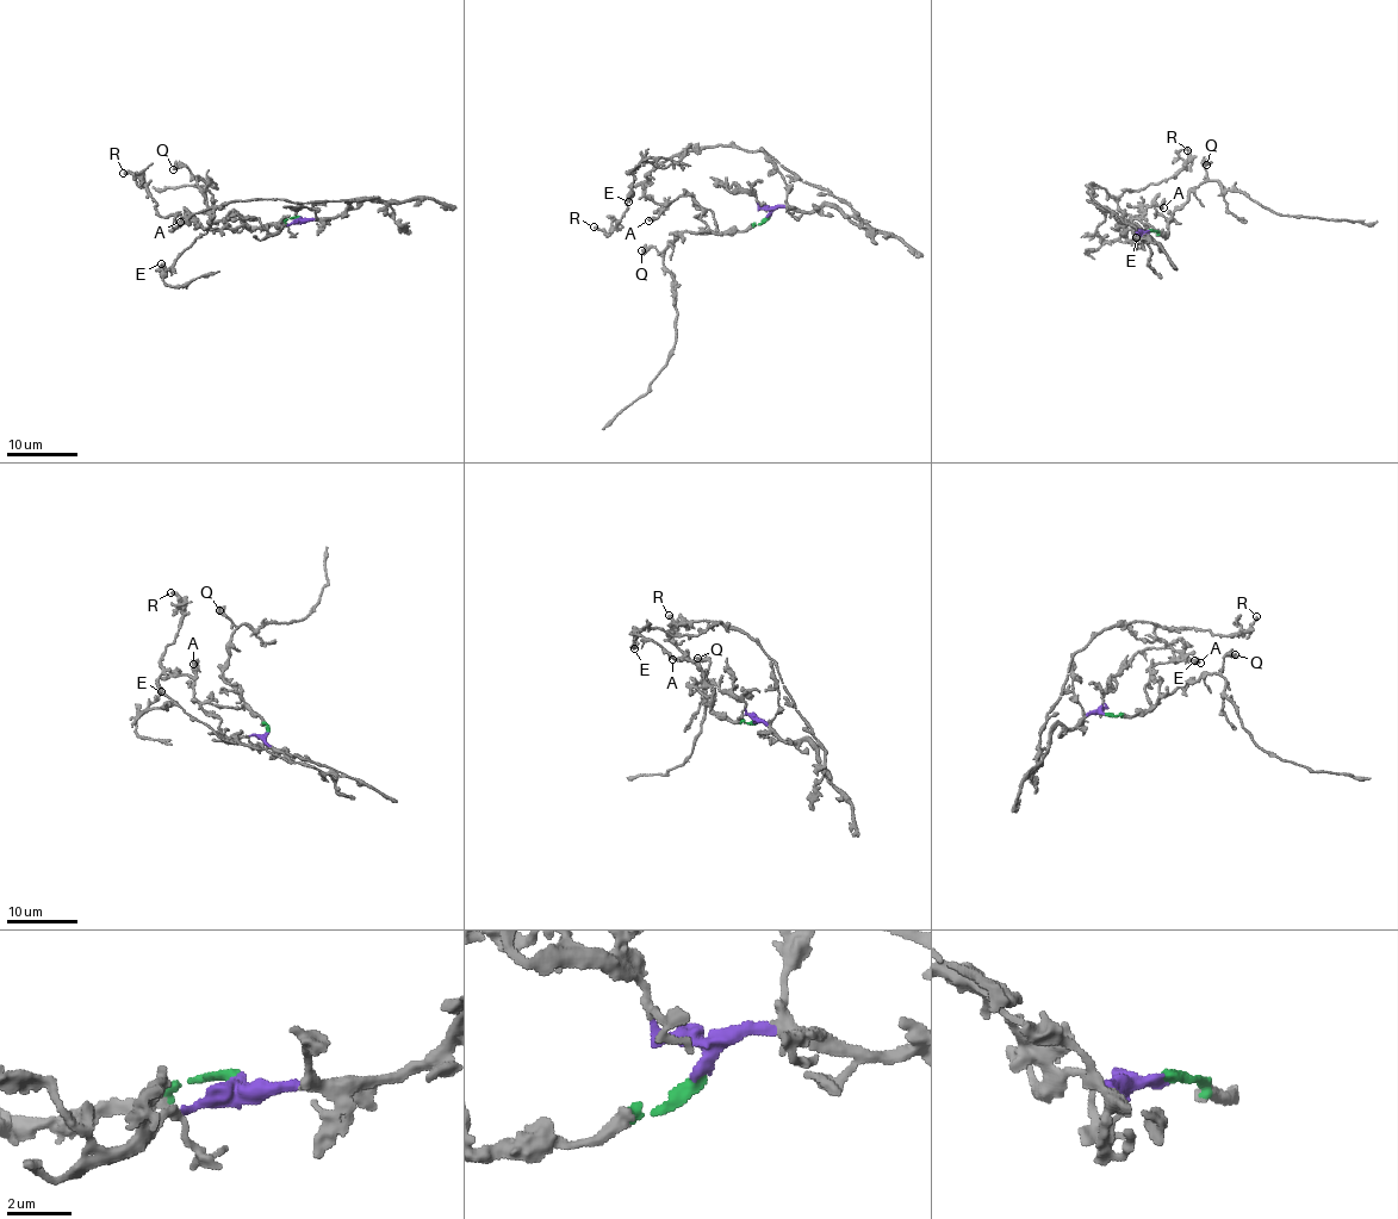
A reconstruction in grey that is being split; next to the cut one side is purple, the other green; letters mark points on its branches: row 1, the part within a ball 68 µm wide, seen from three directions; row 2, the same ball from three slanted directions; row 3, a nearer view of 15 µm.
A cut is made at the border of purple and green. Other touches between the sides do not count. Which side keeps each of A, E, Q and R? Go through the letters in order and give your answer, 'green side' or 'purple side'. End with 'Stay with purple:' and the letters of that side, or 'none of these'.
A: green side
E: purple side
Q: green side
R: purple side
Stay with purple: E, R

